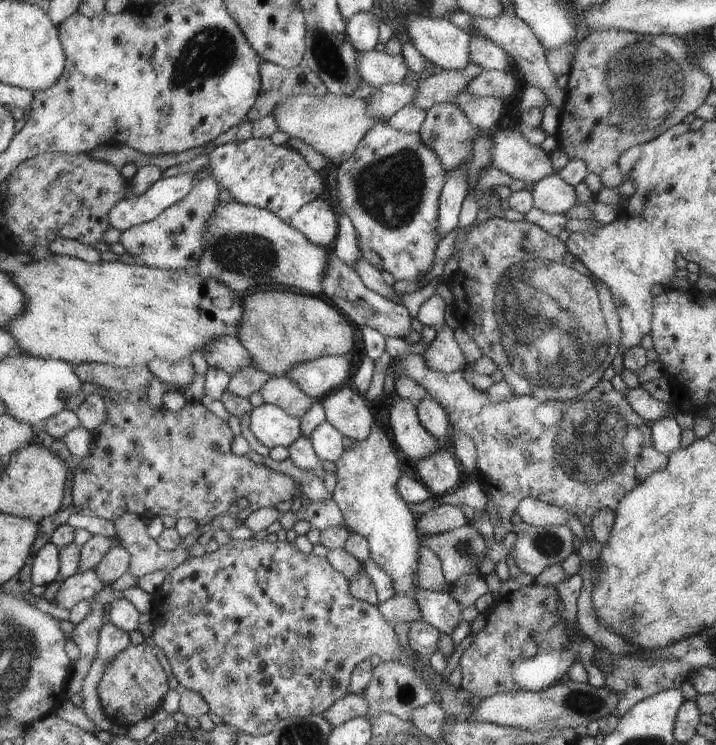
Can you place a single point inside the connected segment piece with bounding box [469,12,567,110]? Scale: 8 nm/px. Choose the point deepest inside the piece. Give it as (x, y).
(514, 35)

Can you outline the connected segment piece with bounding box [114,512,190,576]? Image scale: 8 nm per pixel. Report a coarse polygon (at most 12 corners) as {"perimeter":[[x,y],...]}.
{"perimeter":[[126,512],[115,536],[130,555],[127,572],[170,571],[190,557],[186,546],[162,550],[148,521]]}

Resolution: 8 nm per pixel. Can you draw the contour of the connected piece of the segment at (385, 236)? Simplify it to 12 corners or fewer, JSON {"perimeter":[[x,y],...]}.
{"perimeter":[[376,123],[338,167],[362,256],[432,268],[447,172],[420,133]]}

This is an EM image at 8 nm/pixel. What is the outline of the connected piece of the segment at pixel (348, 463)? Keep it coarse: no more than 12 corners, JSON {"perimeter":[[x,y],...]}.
{"perimeter":[[376,422],[334,462],[344,526],[396,594],[418,589],[420,538]]}

